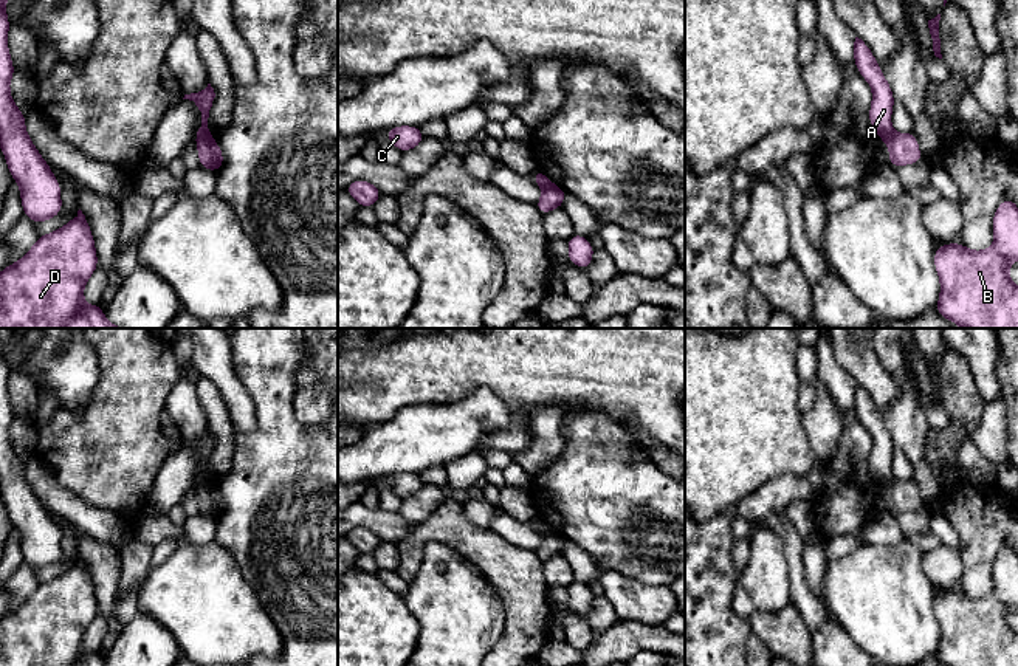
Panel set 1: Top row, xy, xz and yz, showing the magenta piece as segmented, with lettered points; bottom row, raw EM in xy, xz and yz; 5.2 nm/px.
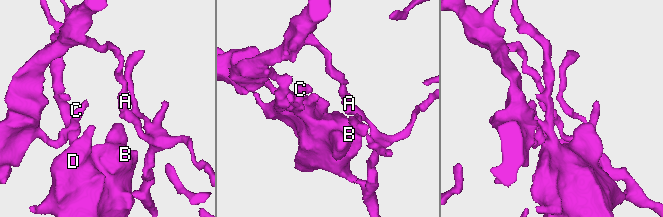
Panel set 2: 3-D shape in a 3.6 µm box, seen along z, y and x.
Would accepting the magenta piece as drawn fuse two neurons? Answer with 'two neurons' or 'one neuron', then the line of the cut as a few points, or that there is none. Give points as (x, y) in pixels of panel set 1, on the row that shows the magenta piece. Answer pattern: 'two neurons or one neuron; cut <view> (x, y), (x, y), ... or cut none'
two neurons; cut xy (209, 132), (196, 138)

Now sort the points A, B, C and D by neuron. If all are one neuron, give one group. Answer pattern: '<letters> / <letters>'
A C / B D

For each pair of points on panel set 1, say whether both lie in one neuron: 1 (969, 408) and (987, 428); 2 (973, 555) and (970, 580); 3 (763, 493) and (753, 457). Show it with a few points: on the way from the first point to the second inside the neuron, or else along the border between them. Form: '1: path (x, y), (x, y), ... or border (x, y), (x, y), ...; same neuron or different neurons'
1: border (986, 401), (973, 435), (981, 456); different neurons
2: path (973, 561), (973, 573); same neuron
3: border (797, 474), (780, 474), (766, 480), (735, 508); different neurons

